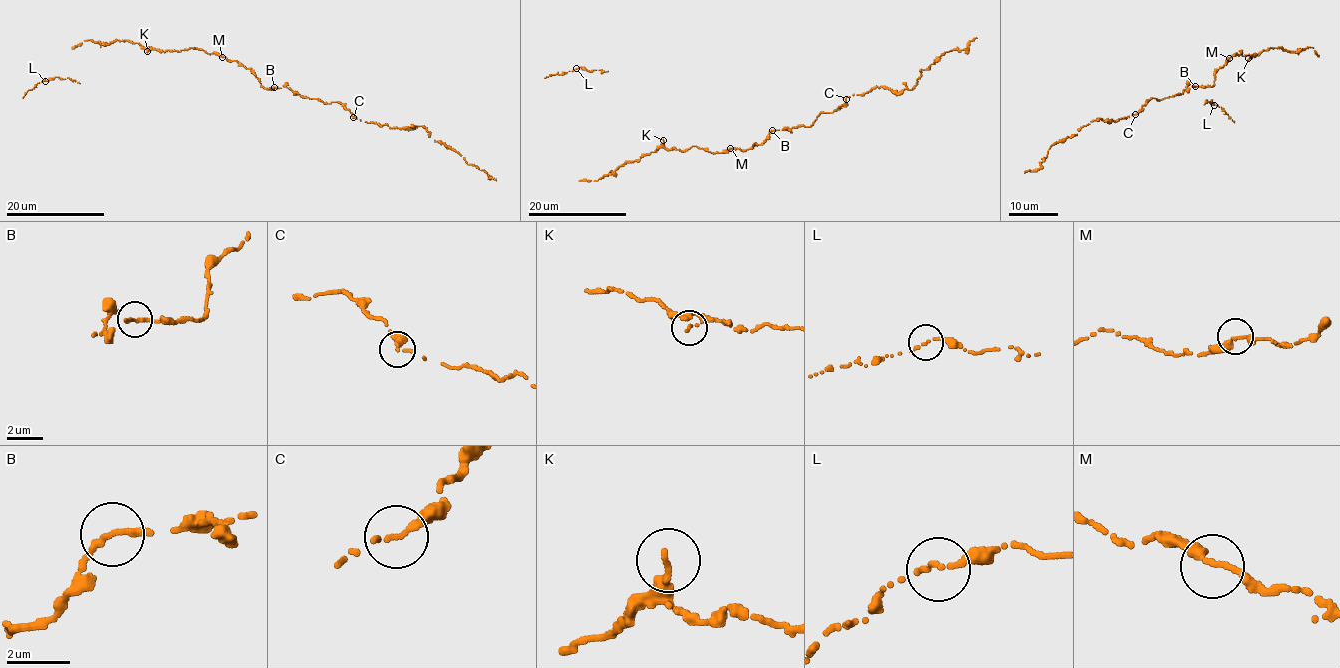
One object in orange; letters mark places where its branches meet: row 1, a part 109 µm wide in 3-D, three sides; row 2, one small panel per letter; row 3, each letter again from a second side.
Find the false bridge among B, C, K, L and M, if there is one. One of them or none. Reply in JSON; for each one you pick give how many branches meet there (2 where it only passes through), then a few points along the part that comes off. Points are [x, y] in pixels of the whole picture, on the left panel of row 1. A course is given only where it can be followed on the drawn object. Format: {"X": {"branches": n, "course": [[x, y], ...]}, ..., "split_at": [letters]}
{"split_at": []}

